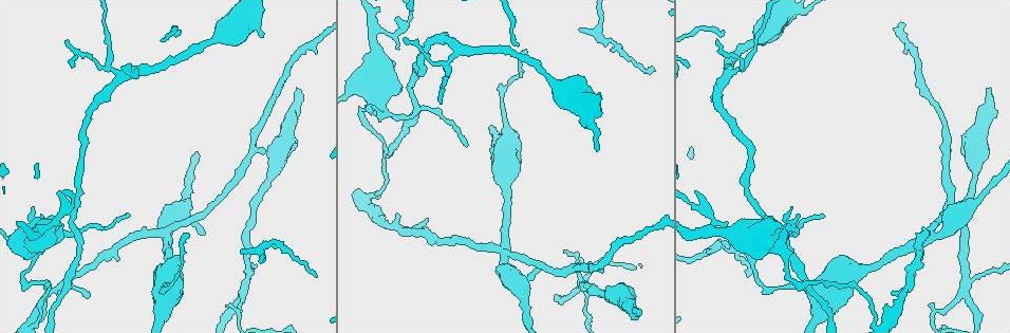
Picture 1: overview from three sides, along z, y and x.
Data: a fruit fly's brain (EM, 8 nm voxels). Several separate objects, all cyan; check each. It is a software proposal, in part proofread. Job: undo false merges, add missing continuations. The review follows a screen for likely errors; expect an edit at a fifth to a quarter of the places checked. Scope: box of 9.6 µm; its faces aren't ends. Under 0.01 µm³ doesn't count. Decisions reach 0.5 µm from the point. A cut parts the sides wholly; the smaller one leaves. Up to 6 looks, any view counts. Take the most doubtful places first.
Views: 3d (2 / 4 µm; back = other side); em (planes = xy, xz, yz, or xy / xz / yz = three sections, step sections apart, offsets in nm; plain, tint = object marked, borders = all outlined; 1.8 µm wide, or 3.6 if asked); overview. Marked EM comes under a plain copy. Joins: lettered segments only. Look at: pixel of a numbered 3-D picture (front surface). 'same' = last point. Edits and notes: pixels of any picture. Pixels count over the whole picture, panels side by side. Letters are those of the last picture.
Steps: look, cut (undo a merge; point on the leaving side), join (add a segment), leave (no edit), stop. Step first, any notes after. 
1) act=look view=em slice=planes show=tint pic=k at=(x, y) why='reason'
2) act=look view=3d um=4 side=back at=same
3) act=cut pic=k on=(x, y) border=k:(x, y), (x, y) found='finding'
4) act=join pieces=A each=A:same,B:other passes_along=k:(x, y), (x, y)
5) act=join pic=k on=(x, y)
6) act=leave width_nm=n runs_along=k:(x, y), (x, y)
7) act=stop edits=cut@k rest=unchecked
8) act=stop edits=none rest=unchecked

act=look view=3d um=4 pic=1 at=(500, 250) why='calibre changes'

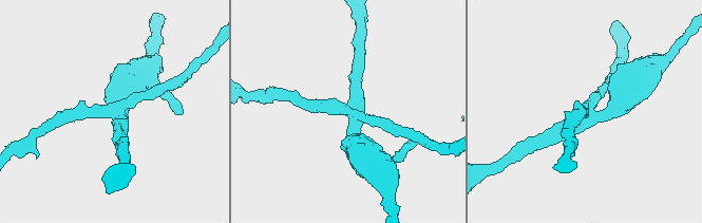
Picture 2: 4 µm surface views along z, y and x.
act=look view=em slice=planes show=borders pic=2 at=(349, 111) arms=4

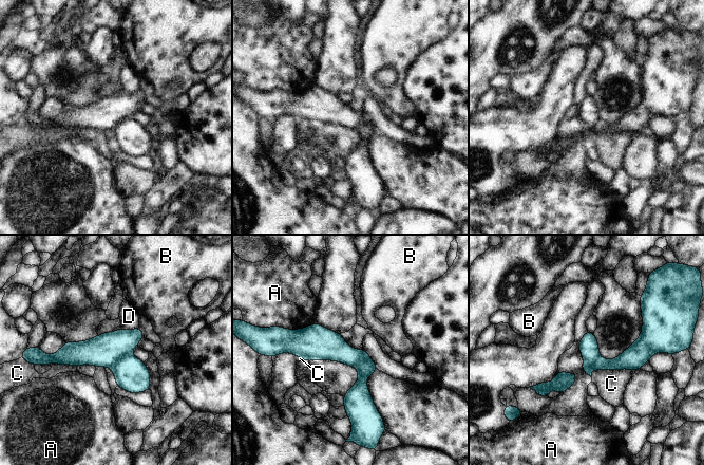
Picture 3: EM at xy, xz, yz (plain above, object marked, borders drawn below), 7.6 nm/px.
act=cut pic=3 on=(132, 374) width_nm=140 each=A:other,B:other,C:other,D:other border=3:(130, 353), (124, 353), (111, 366) found='two neurons meet here'

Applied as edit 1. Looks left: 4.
act=look view=overview

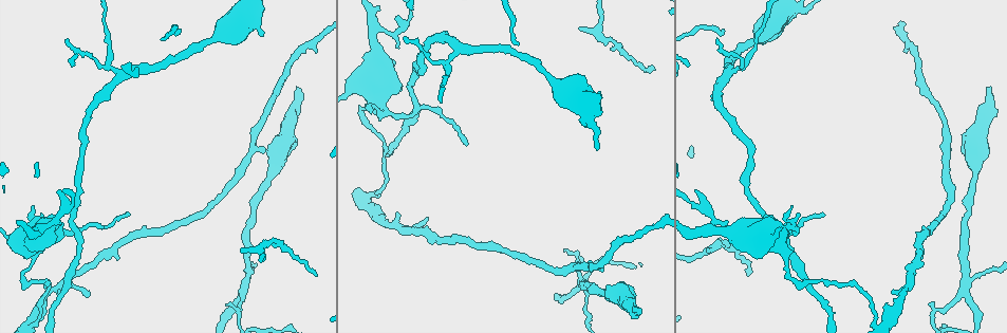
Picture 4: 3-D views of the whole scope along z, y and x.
act=look view=3d um=4 pic=4 at=(415, 109) why='four or more arms meet'

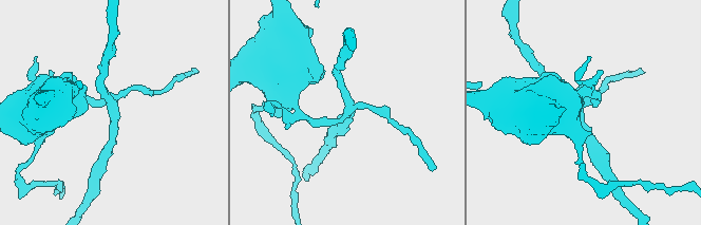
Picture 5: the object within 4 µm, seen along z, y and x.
act=look view=em um=3.6 slice=yz step=16 show=tint pic=5 at=(345, 111) arms=4

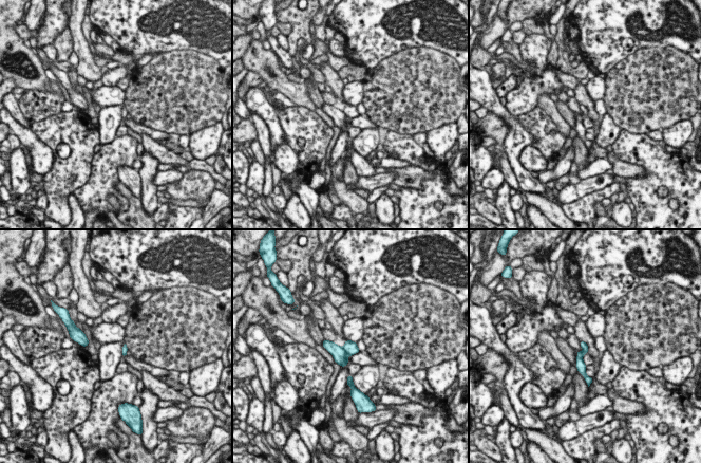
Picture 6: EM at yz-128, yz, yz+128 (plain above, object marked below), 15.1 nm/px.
act=look view=em um=3.6 slice=planes show=borders at=same why='another direction'

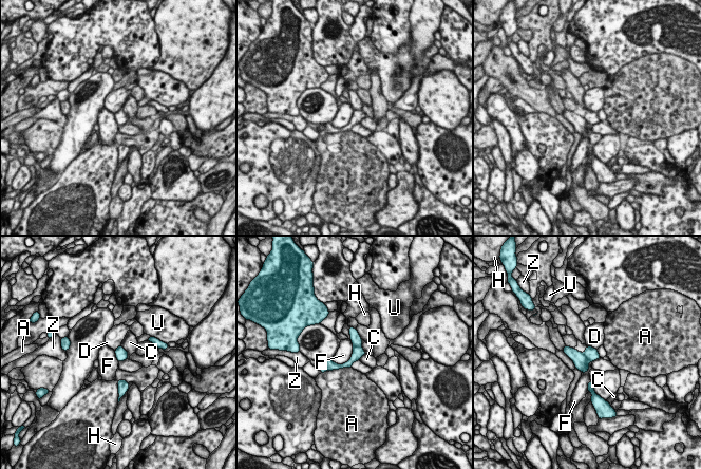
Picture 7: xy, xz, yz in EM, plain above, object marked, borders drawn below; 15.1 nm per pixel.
act=cut pic=7 on=(581, 361) each=A:other,C:other,D:other,F:other,H:other,U:other,Z:other border=7:(584, 353), (589, 360) found='a second neuron is stuck on'

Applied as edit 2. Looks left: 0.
act=stop edits=cut@3,cut@7 rest=unchecked

